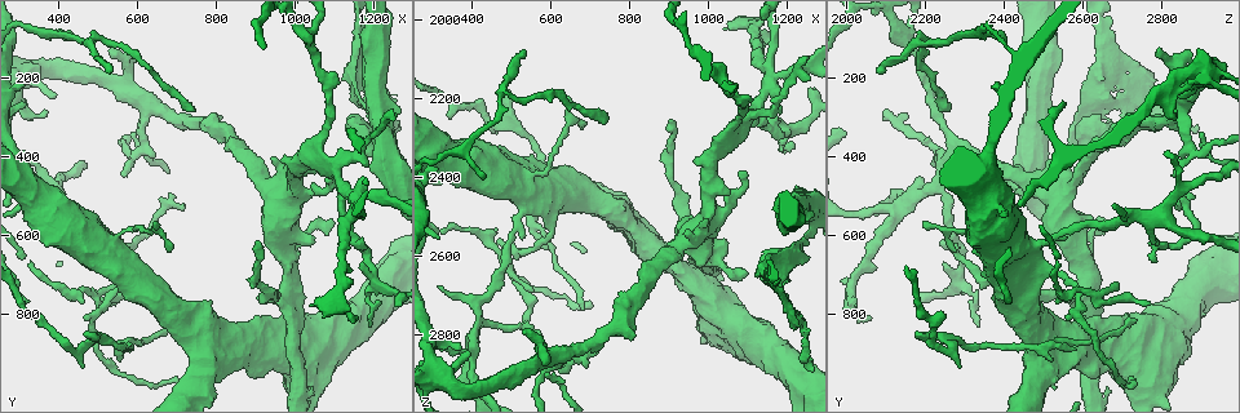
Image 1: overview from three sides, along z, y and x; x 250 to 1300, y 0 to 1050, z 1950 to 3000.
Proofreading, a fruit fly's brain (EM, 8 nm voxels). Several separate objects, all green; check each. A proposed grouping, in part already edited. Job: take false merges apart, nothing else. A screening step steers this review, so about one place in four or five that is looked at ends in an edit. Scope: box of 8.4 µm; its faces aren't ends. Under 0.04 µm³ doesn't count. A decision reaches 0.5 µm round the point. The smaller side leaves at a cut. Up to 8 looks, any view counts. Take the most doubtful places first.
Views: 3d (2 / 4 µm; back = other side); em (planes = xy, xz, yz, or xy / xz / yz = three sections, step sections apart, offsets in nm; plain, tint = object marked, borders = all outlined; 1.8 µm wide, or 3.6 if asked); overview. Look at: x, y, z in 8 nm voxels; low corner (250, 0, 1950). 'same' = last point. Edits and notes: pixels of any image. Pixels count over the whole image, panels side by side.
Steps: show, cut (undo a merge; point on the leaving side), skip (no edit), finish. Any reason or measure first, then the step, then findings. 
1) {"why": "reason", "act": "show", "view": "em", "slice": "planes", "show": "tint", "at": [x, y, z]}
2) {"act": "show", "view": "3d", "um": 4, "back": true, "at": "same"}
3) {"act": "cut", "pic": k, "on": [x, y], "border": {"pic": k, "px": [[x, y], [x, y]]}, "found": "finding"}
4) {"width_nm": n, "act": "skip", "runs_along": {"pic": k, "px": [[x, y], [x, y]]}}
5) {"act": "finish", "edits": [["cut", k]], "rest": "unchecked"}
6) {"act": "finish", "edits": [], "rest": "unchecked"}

{"why": "four or more arms meet", "act": "show", "view": "em", "slice": "planes", "show": "tint", "at": [410, 560, 2785]}

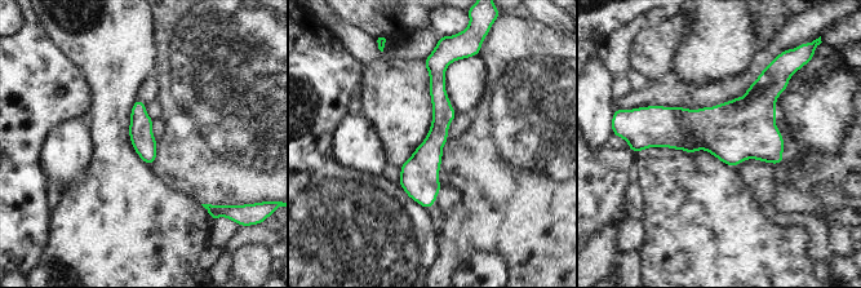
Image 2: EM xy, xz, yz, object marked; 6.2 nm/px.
{"width_nm": 150, "act": "skip", "runs_along": {"pic": 2, "px": [[439, 66], [426, 204]]}, "found": "one cell here"}

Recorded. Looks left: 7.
{"act": "show", "view": "3d", "um": 2, "at": [1120, 475, 2225]}

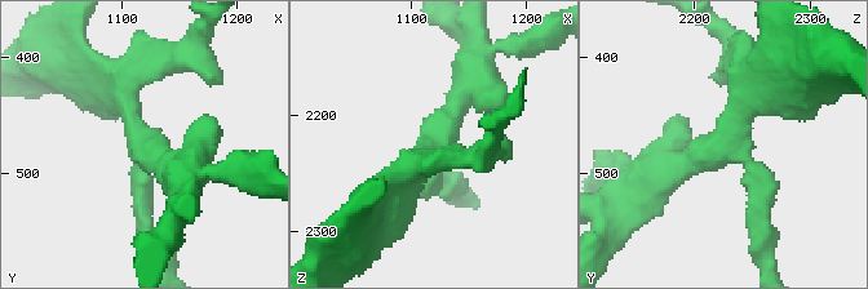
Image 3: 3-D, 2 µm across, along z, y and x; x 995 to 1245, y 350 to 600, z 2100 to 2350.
{"arms": 4, "act": "show", "view": "em", "slice": "planes", "show": "tint", "at": [1116, 474, 2230]}

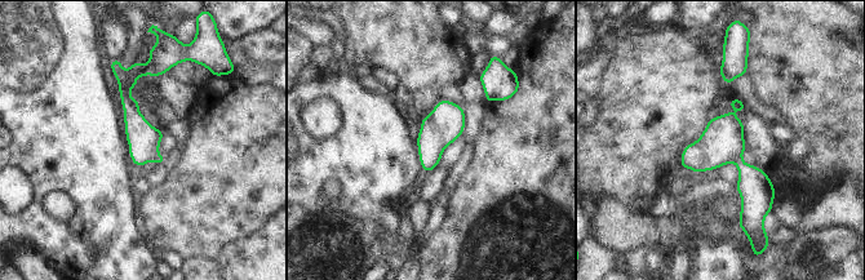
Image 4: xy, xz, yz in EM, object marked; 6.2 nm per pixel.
{"act": "skip", "runs_along": {"pic": 4, "px": [[736, 102], [748, 217]]}, "found": "all the same cell"}

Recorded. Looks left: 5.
{"why": "abrupt turn", "act": "show", "view": "3d", "um": 4, "at": [635, 270, 2845]}

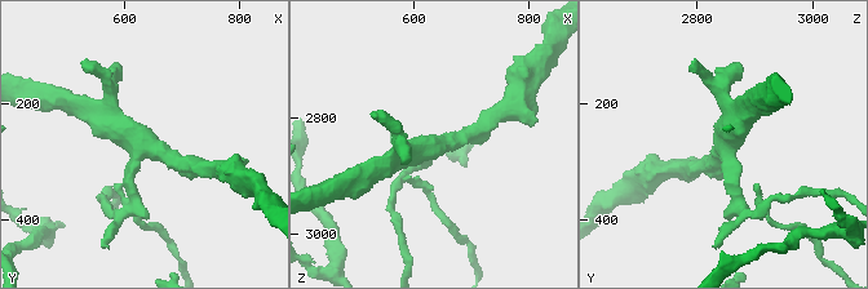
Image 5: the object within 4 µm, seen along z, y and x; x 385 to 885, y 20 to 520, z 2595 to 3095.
{"act": "show", "view": "em", "slice": "yz", "step": 8, "show": "tint", "at": [630, 270, 2850]}

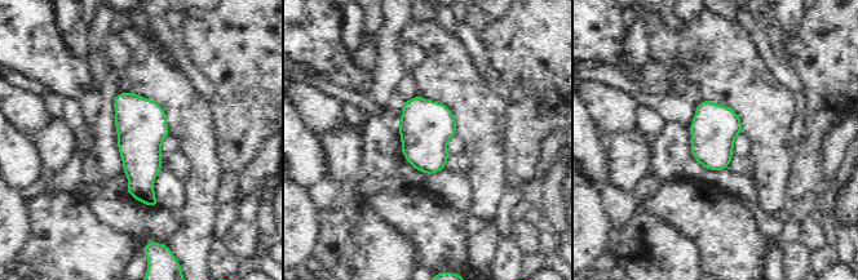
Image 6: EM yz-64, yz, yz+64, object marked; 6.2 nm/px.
{"why": "cut it another way", "act": "show", "view": "em", "slice": "planes", "show": "tint", "at": "same"}

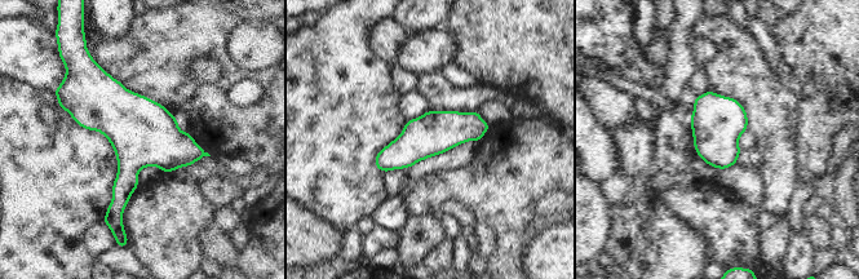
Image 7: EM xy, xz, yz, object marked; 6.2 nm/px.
{"width_nm": 280, "act": "skip", "runs_along": {"pic": 7, "px": [[485, 127], [434, 132], [377, 163]]}, "found": "one cell here"}

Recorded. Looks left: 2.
{"why": "sudden change in width", "act": "show", "view": "3d", "um": 4, "at": [975, 515, 2535]}

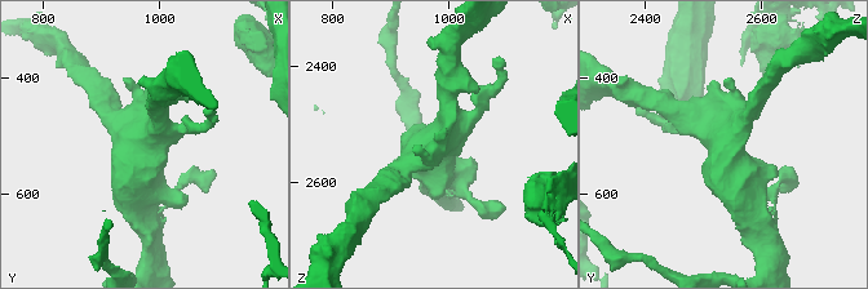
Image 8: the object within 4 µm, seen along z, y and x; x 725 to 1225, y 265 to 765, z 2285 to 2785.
{"act": "show", "view": "em", "um": 3.6, "slice": "planes", "show": "borders", "at": [980, 510, 2535]}

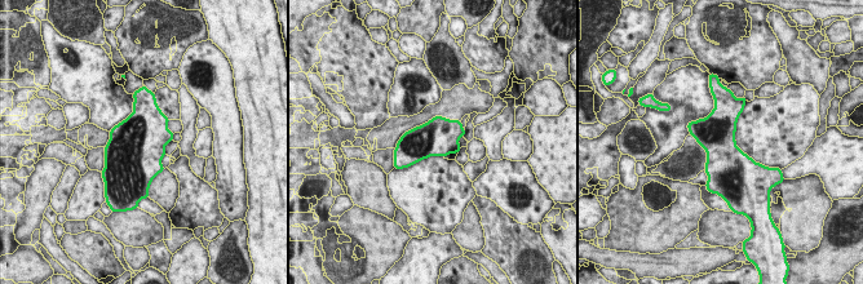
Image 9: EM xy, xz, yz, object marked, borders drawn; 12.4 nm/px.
{"act": "skip", "found": "all the same cell"}

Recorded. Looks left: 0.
{"act": "finish", "edits": [], "rest": "unchecked"}

